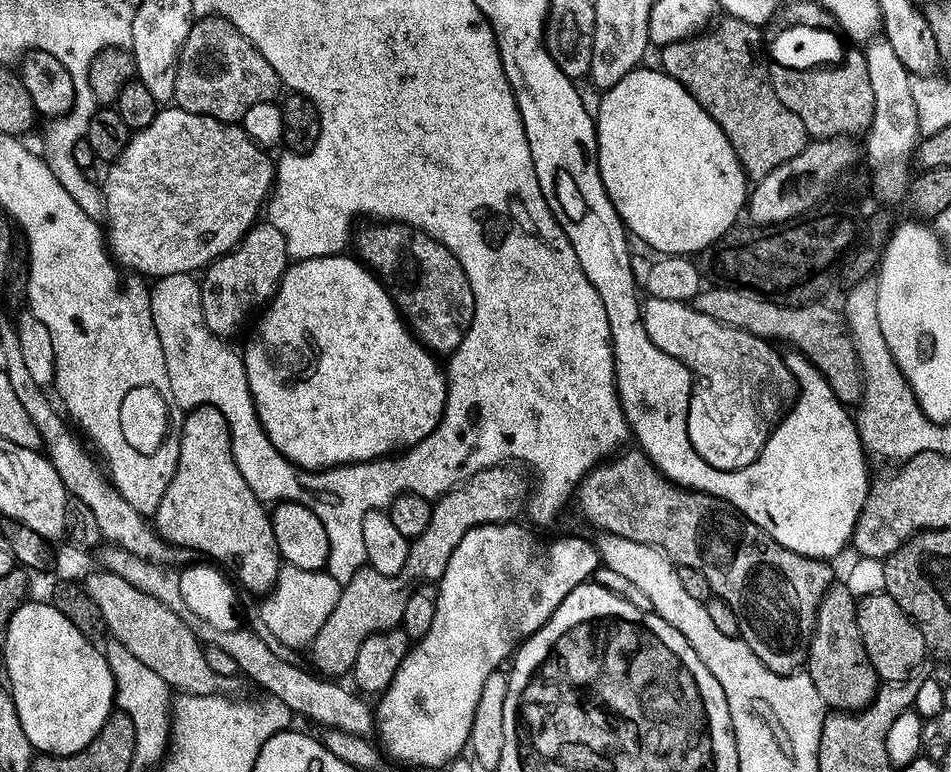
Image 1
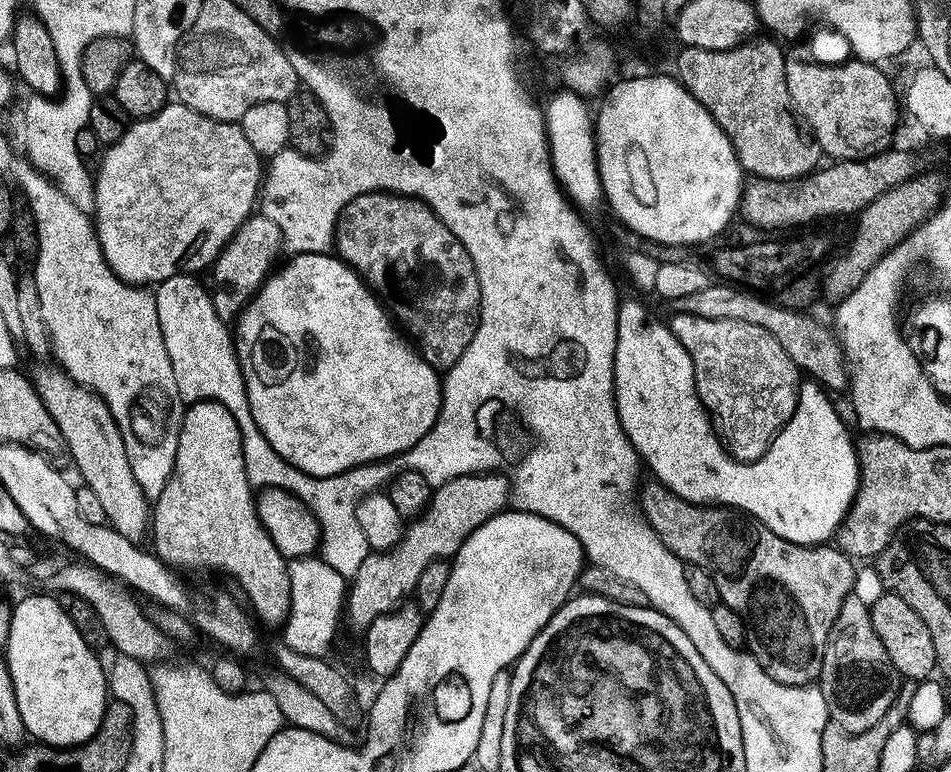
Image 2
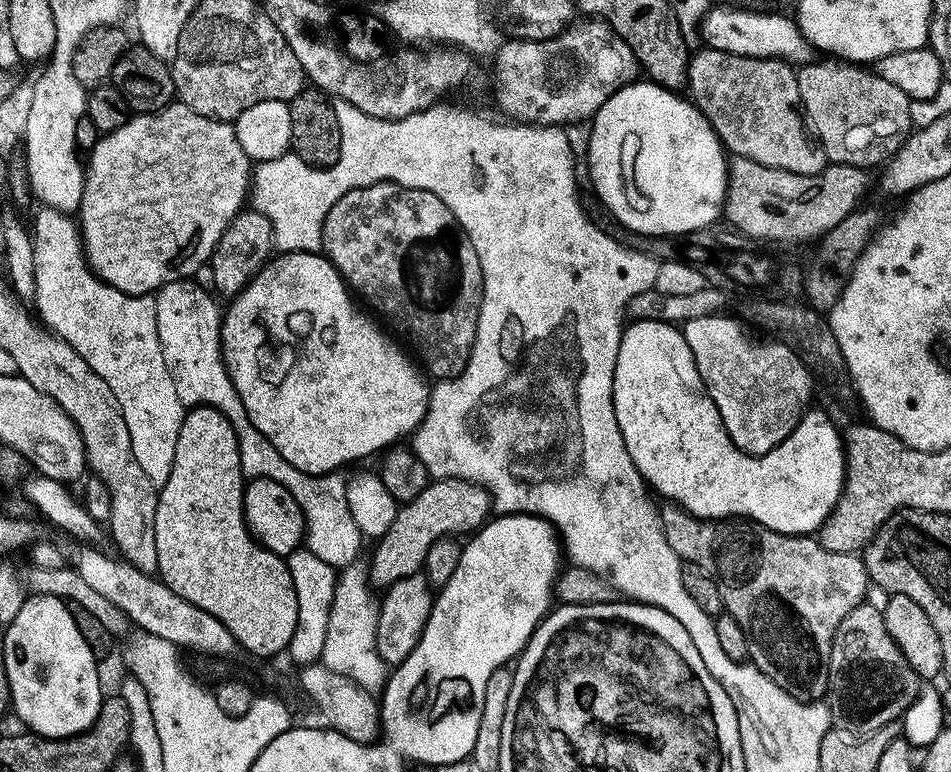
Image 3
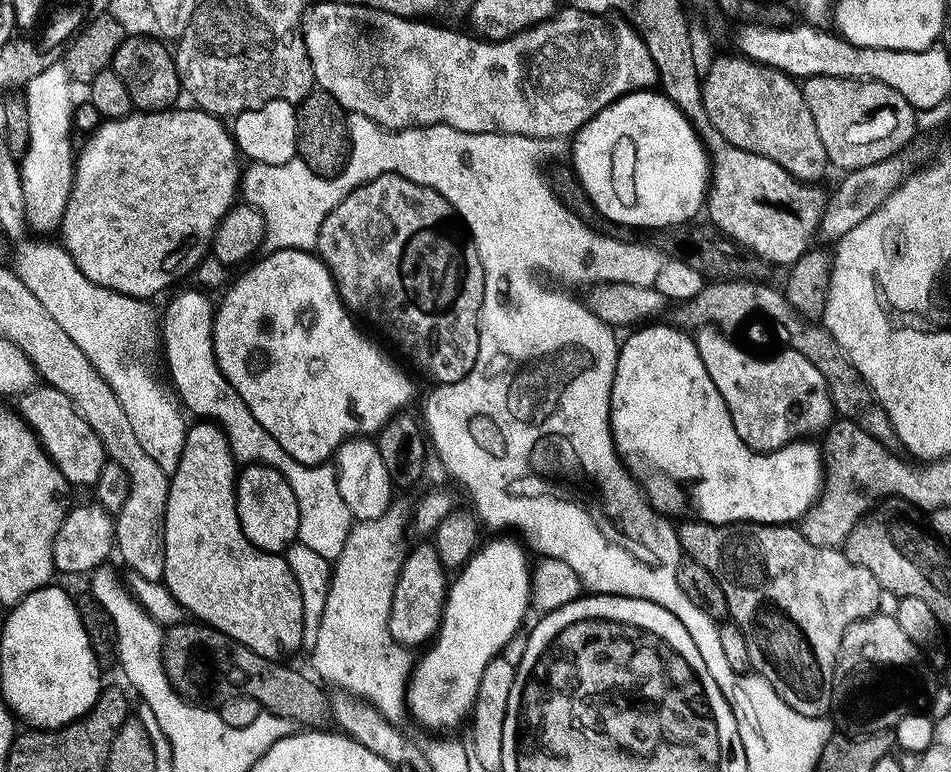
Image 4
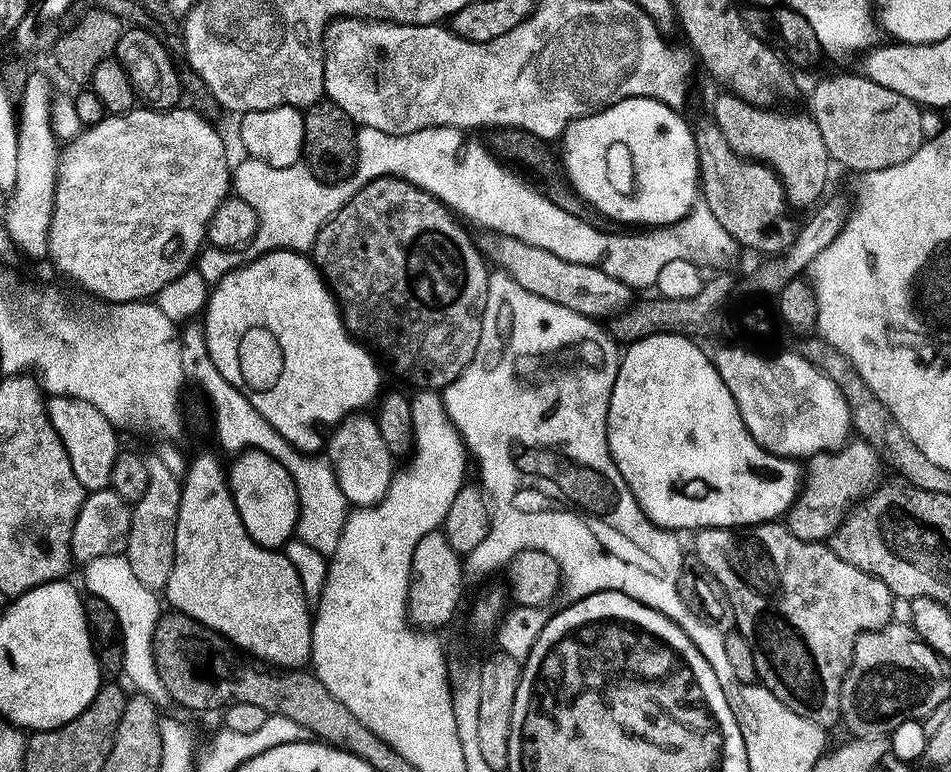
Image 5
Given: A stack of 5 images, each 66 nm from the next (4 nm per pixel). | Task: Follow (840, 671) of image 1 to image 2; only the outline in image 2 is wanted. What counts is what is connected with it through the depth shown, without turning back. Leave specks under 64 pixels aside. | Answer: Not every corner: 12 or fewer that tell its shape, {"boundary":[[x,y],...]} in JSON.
{"boundary":[[842,602],[818,687],[829,721],[865,732],[902,687],[869,605]]}

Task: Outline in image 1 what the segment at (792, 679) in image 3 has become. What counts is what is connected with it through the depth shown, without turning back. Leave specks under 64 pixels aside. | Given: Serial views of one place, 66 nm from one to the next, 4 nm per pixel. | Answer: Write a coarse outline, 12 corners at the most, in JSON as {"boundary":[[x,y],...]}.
{"boundary":[[639,447],[577,510],[702,570],[779,676],[801,671],[831,563],[786,550]]}

